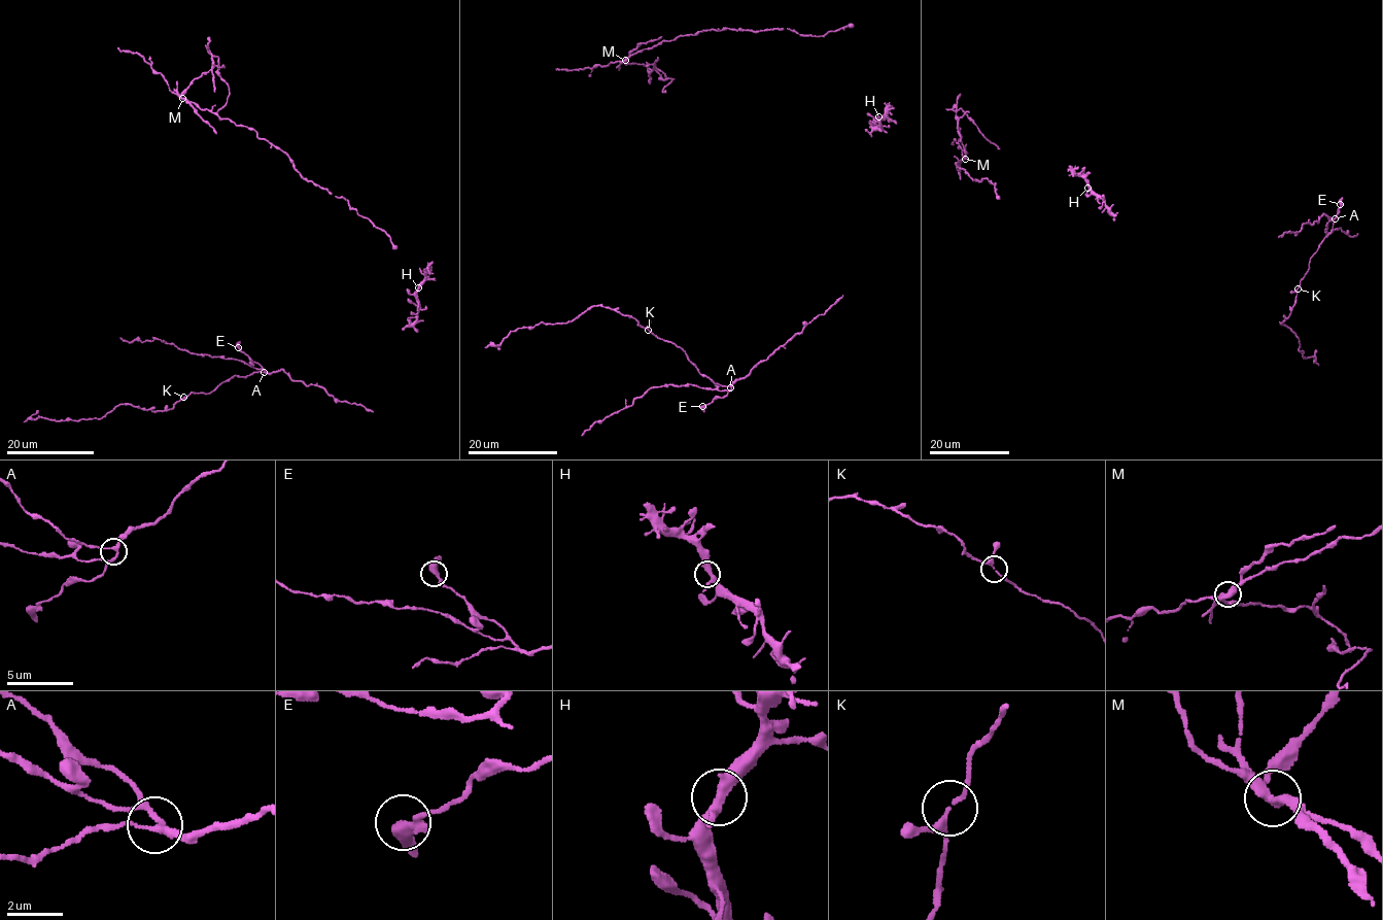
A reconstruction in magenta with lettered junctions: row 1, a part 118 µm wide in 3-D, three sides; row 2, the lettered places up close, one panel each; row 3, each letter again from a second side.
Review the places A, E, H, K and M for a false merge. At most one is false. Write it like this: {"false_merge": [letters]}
{"false_merge": ["M"]}

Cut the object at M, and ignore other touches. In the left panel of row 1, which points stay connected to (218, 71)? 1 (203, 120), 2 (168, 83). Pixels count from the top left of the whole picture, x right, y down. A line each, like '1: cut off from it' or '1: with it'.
1: with it
2: cut off from it

